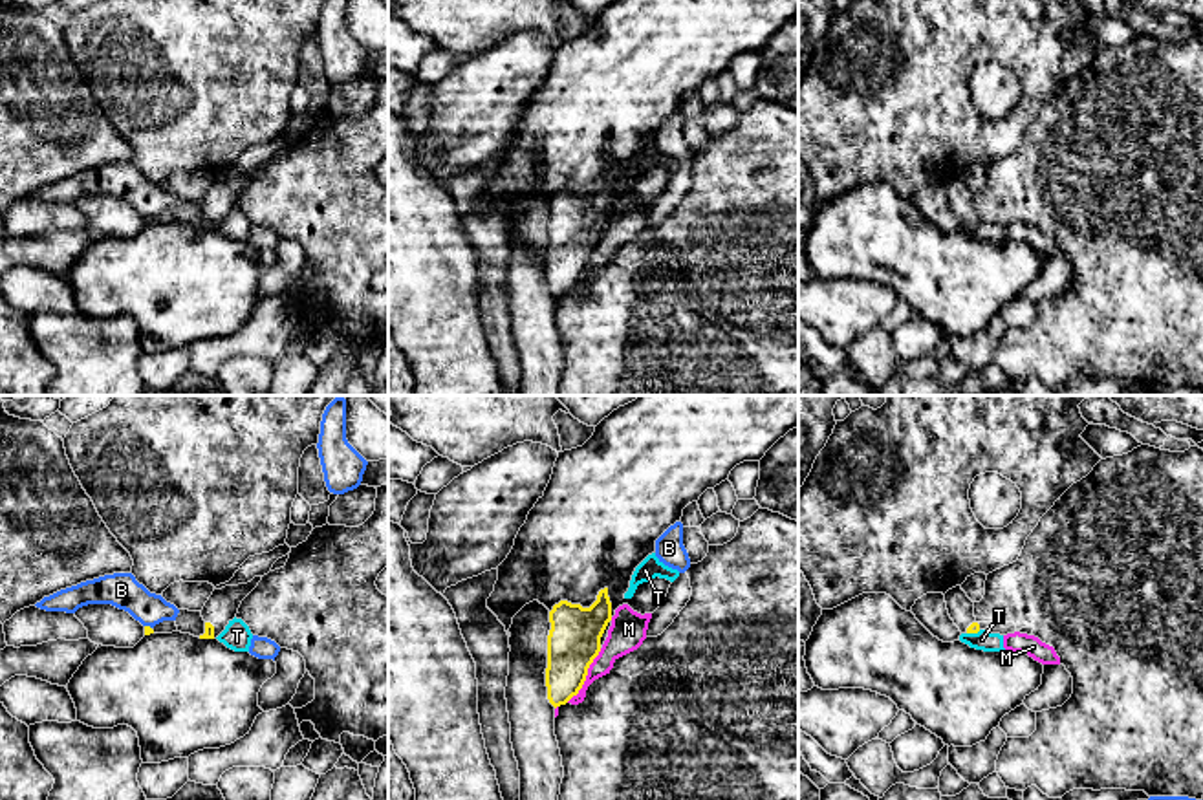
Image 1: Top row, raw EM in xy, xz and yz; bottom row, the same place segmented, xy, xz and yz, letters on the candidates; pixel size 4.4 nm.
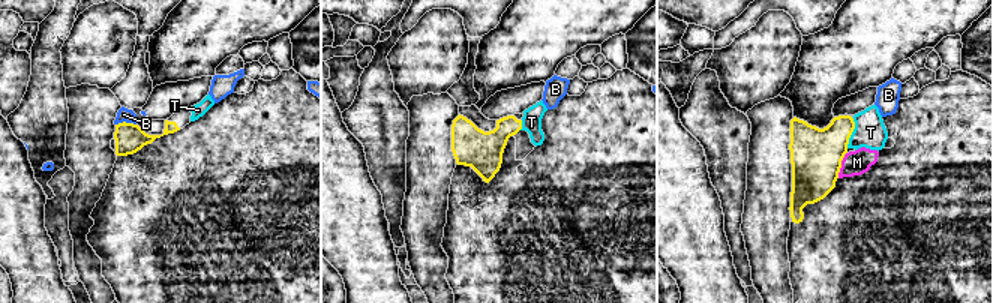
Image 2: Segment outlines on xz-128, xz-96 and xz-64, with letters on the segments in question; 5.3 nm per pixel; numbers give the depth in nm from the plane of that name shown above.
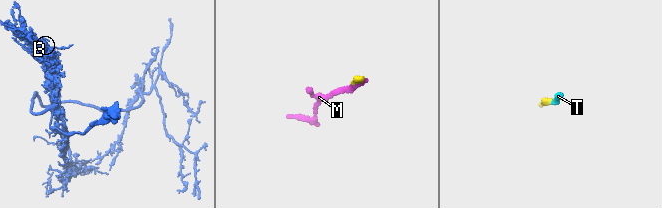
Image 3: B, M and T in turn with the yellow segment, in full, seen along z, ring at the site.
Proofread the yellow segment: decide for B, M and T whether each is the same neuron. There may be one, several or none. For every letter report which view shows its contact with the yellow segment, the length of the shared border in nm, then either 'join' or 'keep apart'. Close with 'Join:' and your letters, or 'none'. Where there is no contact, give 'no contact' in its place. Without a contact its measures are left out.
B: meets yellow in xy; contact 40 nm long; keep apart
M: meets yellow in xz; contact 280 nm long; keep apart
T: meets yellow in yz; contact 70 nm long; keep apart
Join: none

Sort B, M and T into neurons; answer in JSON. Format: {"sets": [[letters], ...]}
{"sets": [["B"], ["M", "T"]]}

